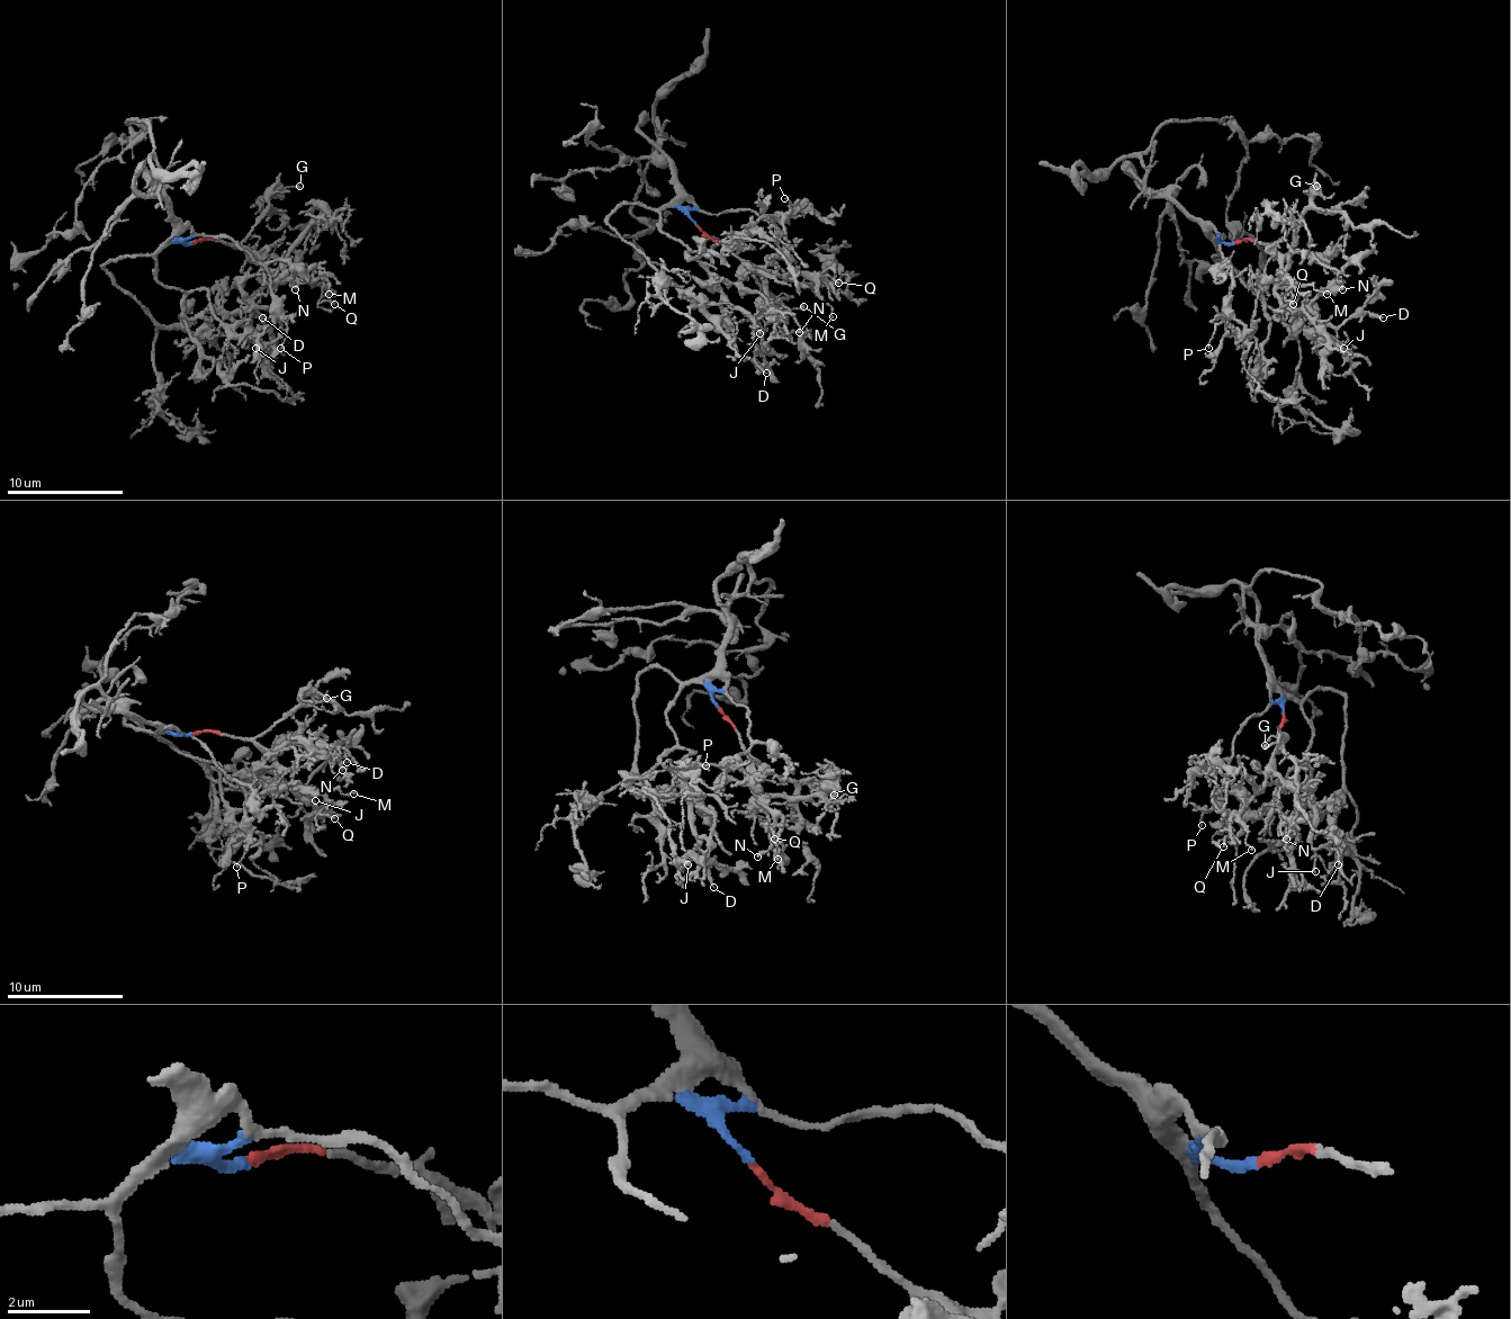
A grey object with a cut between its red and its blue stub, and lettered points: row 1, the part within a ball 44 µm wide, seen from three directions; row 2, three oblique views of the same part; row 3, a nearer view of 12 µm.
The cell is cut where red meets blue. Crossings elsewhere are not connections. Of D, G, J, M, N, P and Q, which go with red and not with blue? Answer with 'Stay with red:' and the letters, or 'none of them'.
Stay with red: G, M, N, Q

